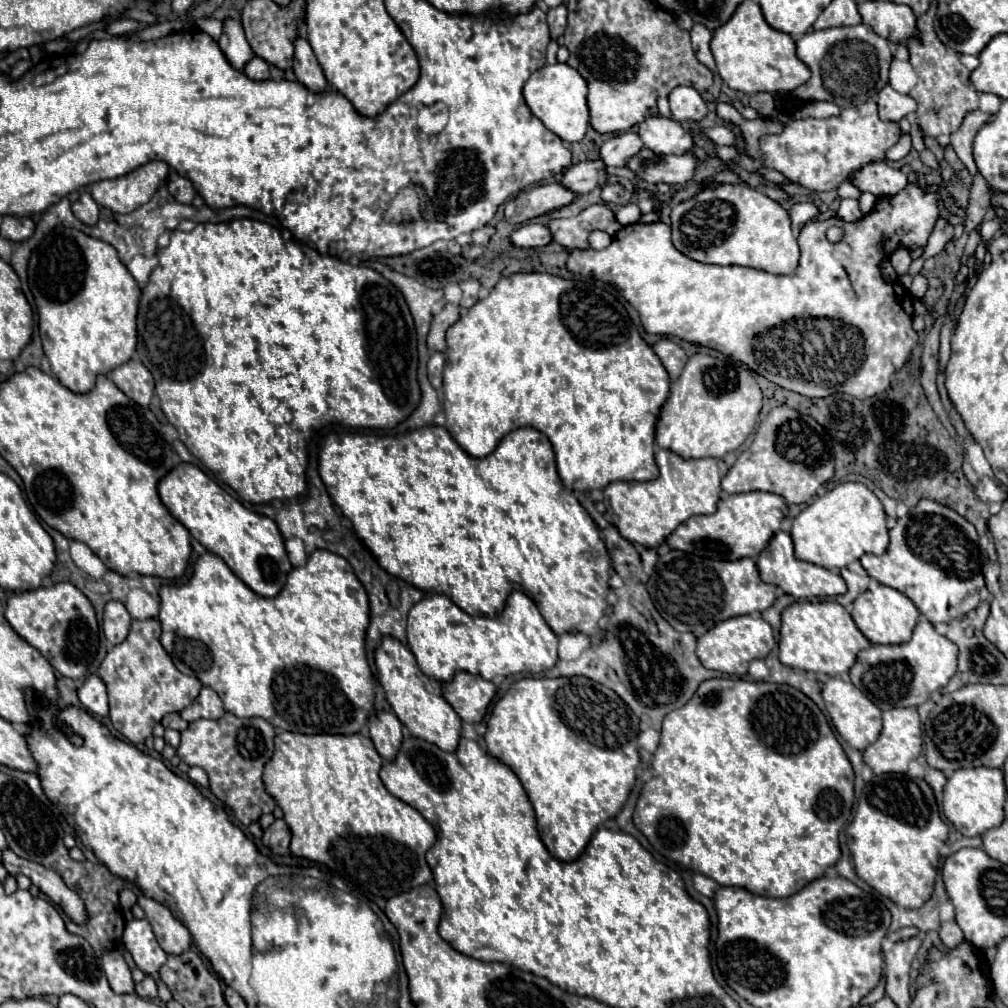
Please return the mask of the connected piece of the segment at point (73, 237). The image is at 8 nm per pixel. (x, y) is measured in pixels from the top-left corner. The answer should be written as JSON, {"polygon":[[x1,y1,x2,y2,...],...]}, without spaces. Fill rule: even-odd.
{"polygon":[[56,226,34,248,28,262,28,286,38,310,38,332,44,354,50,360,56,378,72,392,88,392,98,374,110,374,112,368,128,362,136,350,136,308,140,286,128,268,120,262,112,244,92,238,76,228]]}

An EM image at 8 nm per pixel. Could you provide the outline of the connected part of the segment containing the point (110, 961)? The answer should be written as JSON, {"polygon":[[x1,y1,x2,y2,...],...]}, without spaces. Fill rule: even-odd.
{"polygon":[[112,950,108,954,102,956,102,968,108,976,110,988,116,994,126,994,126,992,134,992,134,980,132,980,132,972,126,964,126,960,122,958,122,954,118,950]]}

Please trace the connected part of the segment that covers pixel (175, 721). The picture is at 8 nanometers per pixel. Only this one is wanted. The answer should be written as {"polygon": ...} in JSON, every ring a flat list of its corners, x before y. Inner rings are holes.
{"polygon":[[168,714,168,716,162,718,162,726,172,728,172,730,184,730,188,726,188,722,182,720,180,714]]}

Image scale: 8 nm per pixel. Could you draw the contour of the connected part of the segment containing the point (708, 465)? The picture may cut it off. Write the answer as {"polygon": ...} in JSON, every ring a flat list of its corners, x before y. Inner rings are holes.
{"polygon":[[658,448,656,462,660,476,650,482,610,482,604,488,606,520,618,528,618,532,636,544,654,548,664,544,664,538,684,520,696,514,716,512,720,498,720,480,728,472,728,466,720,458,682,458,672,450]]}

